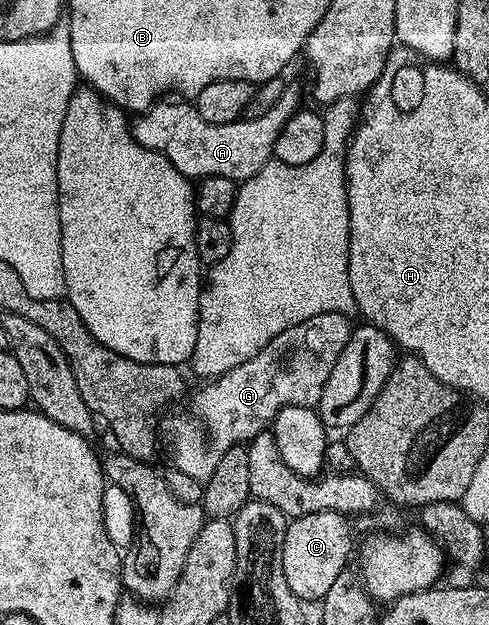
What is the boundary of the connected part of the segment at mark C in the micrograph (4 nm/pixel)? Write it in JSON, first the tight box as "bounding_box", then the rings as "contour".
{"bounding_box":[282,510,352,603],"contour":[[[333,510],[314,512],[289,521],[282,543],[282,576],[286,576],[290,592],[294,592],[294,596],[301,603],[319,603],[326,596],[326,592],[330,592],[334,580],[338,580],[338,572],[349,569],[352,530],[348,527],[348,522],[345,515]]]}

